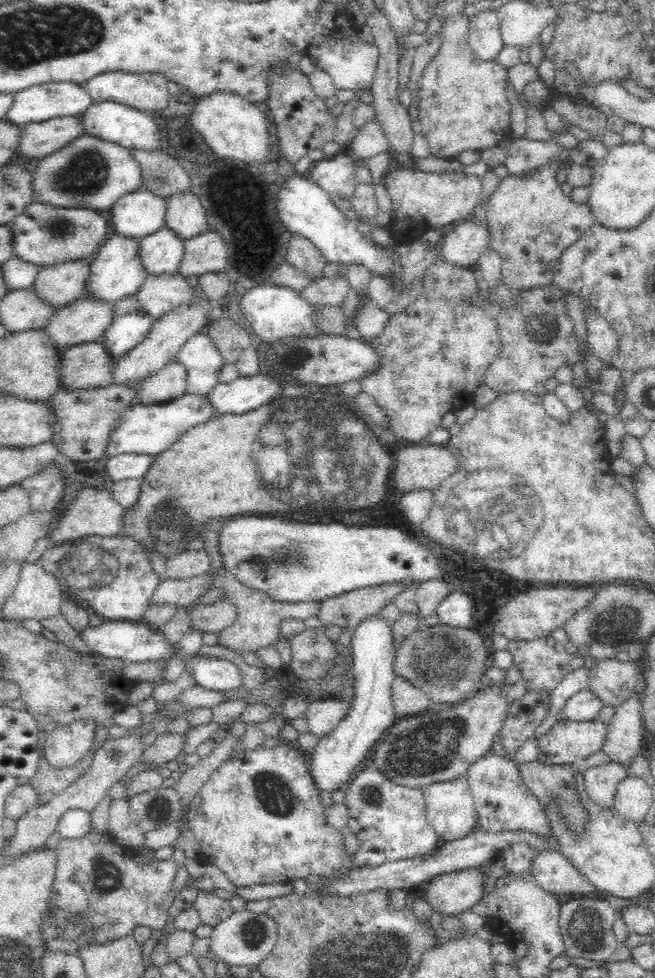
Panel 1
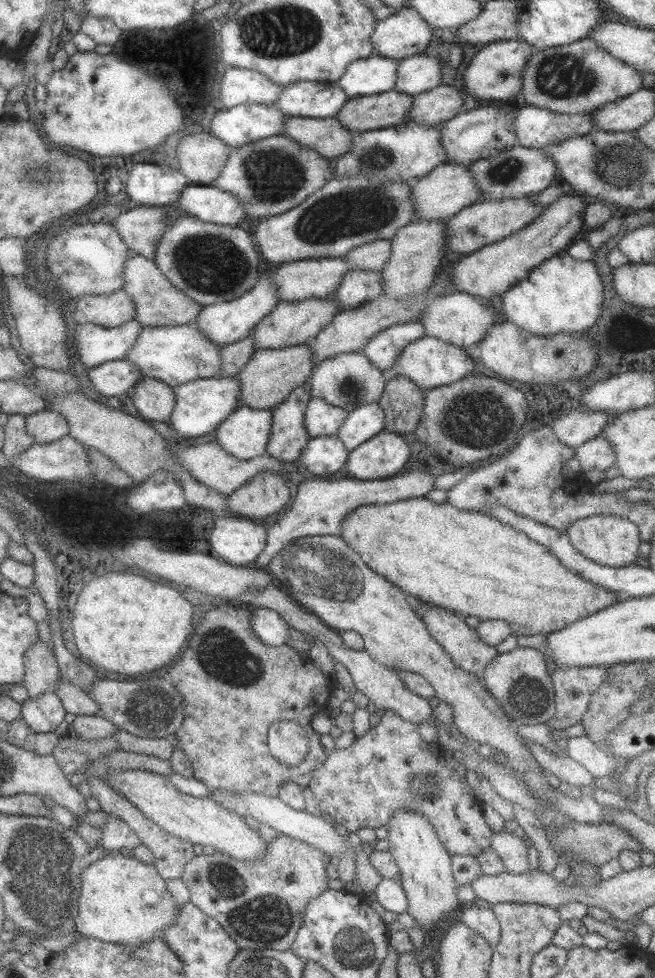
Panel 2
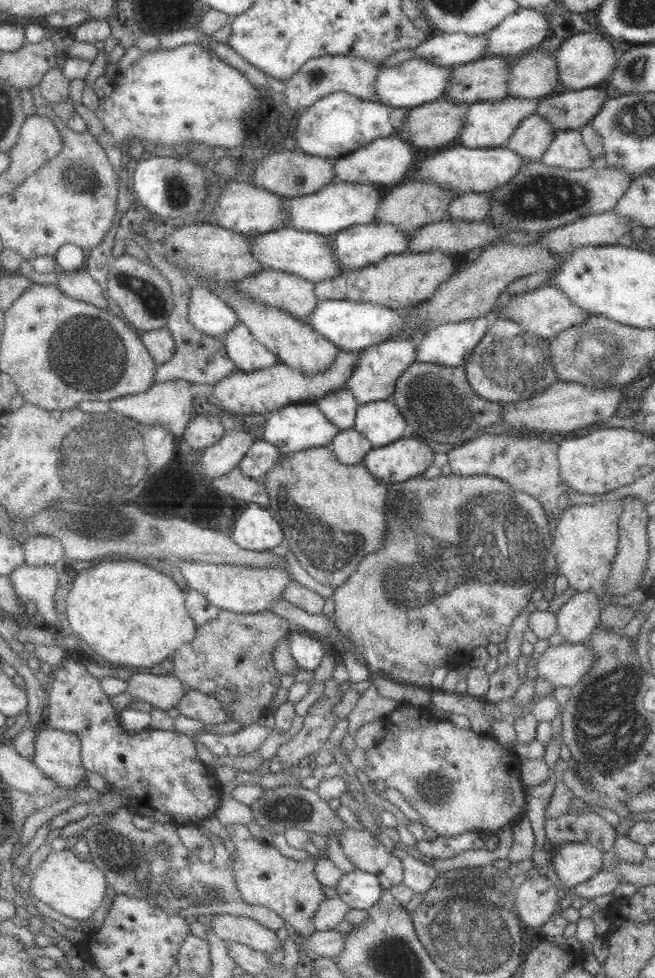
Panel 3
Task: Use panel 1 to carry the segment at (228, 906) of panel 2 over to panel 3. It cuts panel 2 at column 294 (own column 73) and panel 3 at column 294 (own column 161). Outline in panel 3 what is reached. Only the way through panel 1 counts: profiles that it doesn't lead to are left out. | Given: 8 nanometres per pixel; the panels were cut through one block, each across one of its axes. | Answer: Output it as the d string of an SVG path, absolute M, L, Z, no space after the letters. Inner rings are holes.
M228 824L225 830L236 852L232 858L232 876L241 900L245 904L269 908L299 932L302 938L311 936L315 932L311 918L319 904L326 899L321 891L322 884L314 874L317 858L310 855L299 861L282 856L273 845L253 839L242 824Z

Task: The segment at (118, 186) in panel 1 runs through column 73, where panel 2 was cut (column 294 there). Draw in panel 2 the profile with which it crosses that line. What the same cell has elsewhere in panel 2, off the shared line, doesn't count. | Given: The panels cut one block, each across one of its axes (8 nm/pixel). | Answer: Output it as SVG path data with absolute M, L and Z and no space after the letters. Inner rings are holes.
M284 135L269 136L231 149L219 177L211 185L235 196L246 216L270 217L297 206L313 191L332 180L331 166L332 160L323 158L319 152L303 147Z

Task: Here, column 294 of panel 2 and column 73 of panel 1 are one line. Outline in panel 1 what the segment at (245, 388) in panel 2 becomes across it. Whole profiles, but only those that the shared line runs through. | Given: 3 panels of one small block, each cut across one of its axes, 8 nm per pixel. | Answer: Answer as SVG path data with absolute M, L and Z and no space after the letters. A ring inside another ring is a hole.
M100 340L65 347L60 353L63 387L88 390L112 384L115 357Z

